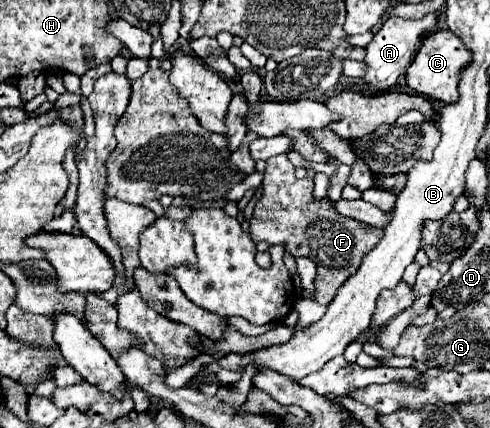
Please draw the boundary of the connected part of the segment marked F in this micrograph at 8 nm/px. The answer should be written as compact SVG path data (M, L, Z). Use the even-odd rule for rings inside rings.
M286 155L270 157L266 161L262 181L264 193L256 203L254 215L250 219L250 237L254 243L284 243L294 257L310 257L316 263L314 301L318 301L320 305L328 305L336 289L348 277L352 277L352 273L356 273L362 257L378 245L384 231L360 221L352 221L348 217L340 217L340 213L336 213L328 199L316 201L312 197L312 179L296 179L294 169L296 167L288 161Z

